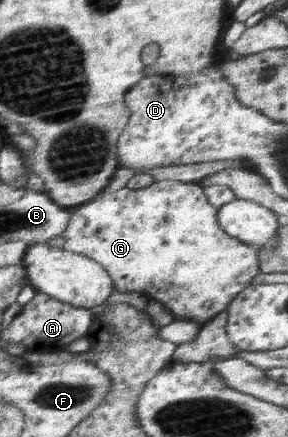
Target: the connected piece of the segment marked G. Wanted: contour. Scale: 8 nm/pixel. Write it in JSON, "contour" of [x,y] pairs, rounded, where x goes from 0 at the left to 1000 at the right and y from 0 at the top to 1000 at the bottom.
{"contour":[[[566,412],[531,416],[514,428],[483,432],[448,432],[434,426],[385,442],[365,439],[365,444],[281,467],[274,478],[260,478],[247,494],[240,494],[233,522],[212,535],[191,540],[191,545],[177,545],[163,558],[177,561],[177,565],[247,572],[253,579],[278,579],[326,590],[330,597],[340,597],[378,620],[382,632],[396,636],[396,652],[413,666],[490,670],[517,686],[552,689],[573,707],[587,707],[604,730],[677,735],[677,741],[694,753],[698,746],[715,744],[719,735],[729,735],[757,716],[781,712],[826,670],[844,668],[872,650],[872,643],[906,627],[899,625],[896,568],[885,561],[830,551],[819,542],[802,542],[802,535],[788,535],[771,517],[760,515],[757,485],[760,471],[733,467],[733,460],[715,449],[712,432],[688,416],[635,419],[632,414]]]}

